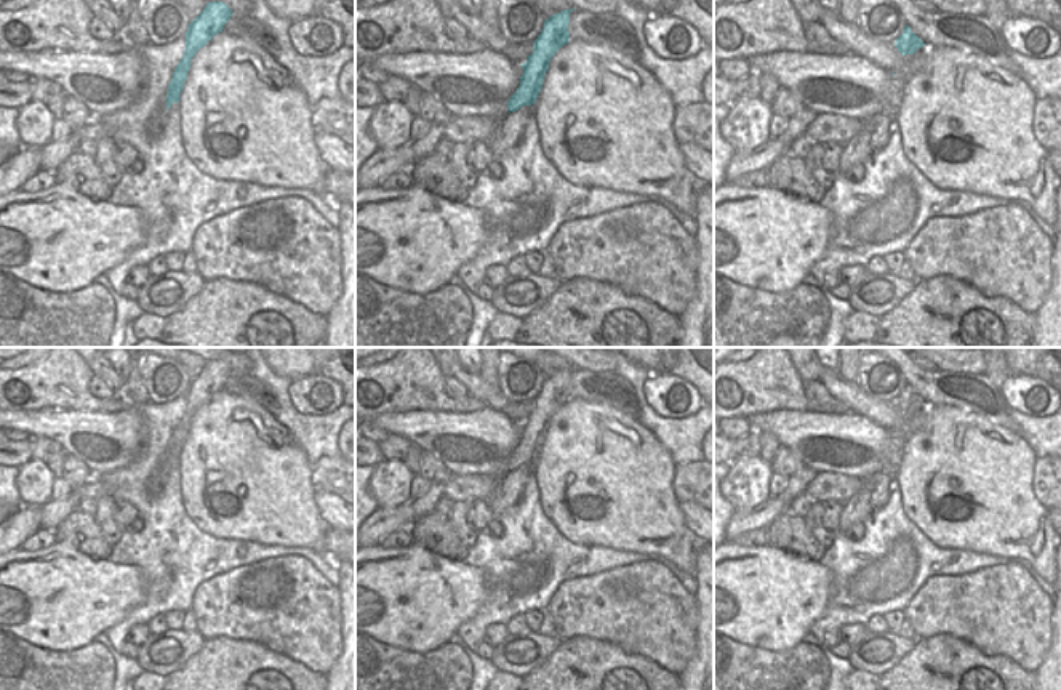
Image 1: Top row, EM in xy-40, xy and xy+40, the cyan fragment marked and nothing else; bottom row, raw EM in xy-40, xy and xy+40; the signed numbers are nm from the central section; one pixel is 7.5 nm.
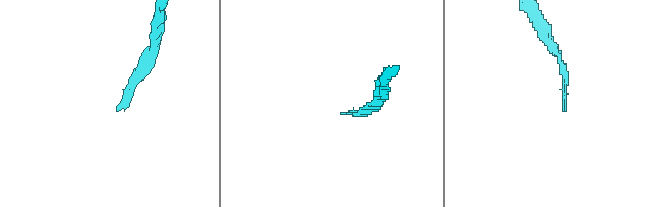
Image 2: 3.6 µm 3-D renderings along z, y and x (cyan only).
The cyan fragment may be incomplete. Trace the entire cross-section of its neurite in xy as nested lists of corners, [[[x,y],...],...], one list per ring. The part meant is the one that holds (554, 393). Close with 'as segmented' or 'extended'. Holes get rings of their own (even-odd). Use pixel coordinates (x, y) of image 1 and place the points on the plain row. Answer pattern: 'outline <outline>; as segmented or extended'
outline [[[563,368],[544,379],[544,386],[533,402],[533,411],[522,423],[520,443],[507,459],[509,474],[499,482],[496,495],[488,501],[494,517],[515,506],[522,498],[531,475],[531,464],[543,447],[549,421],[570,400],[568,383],[573,368]]]; extended

